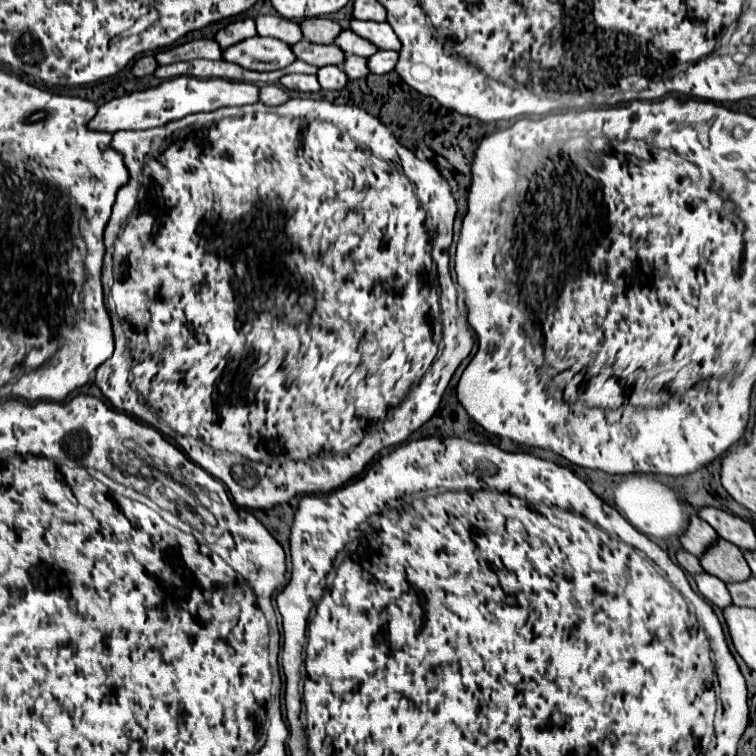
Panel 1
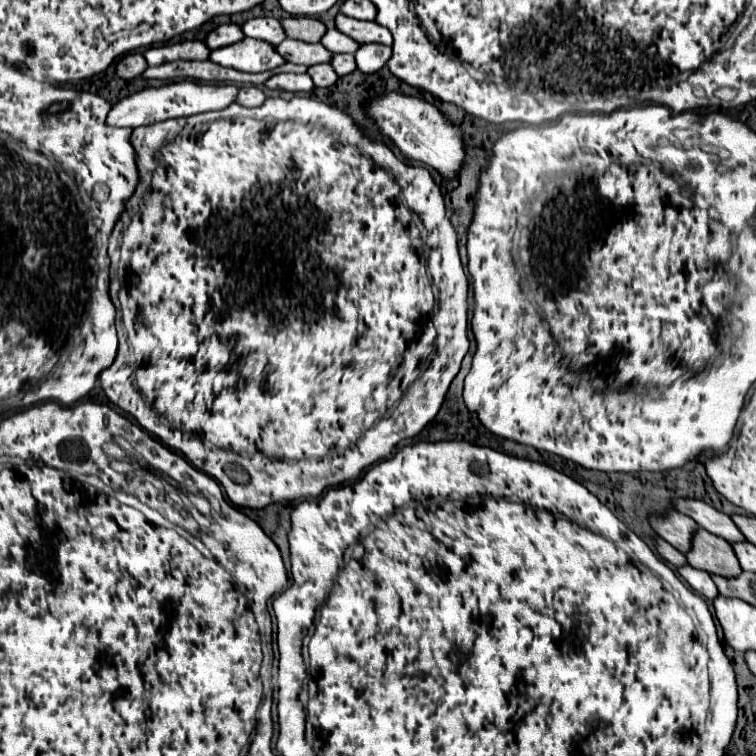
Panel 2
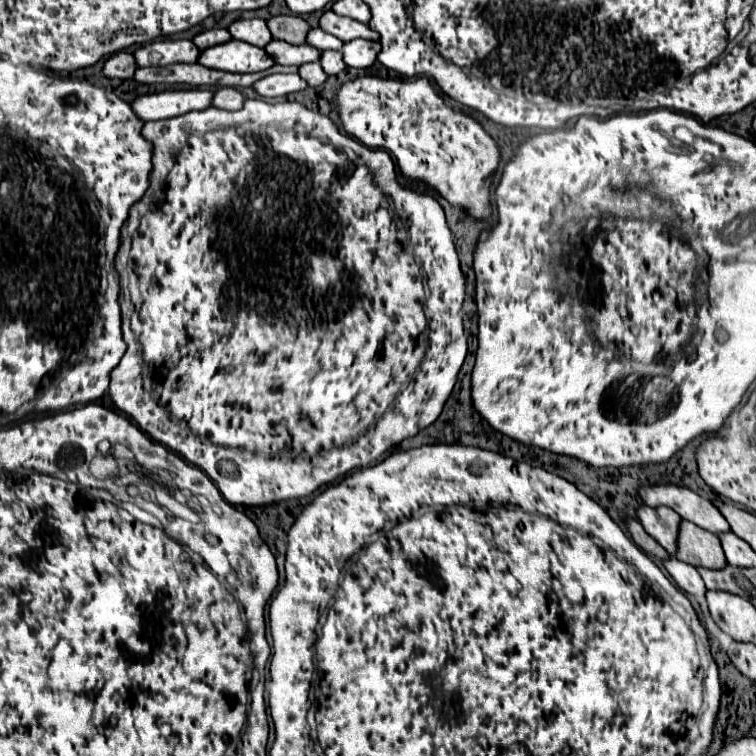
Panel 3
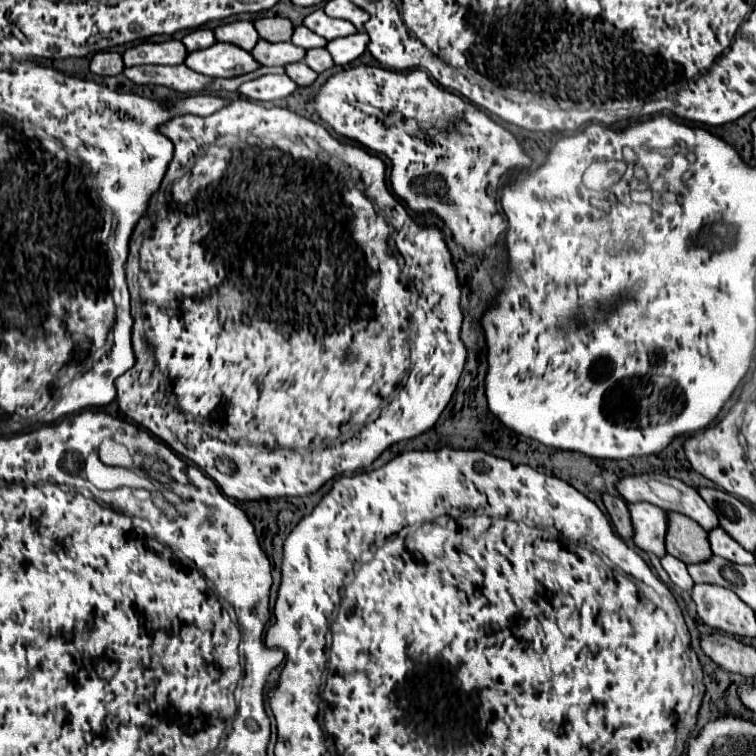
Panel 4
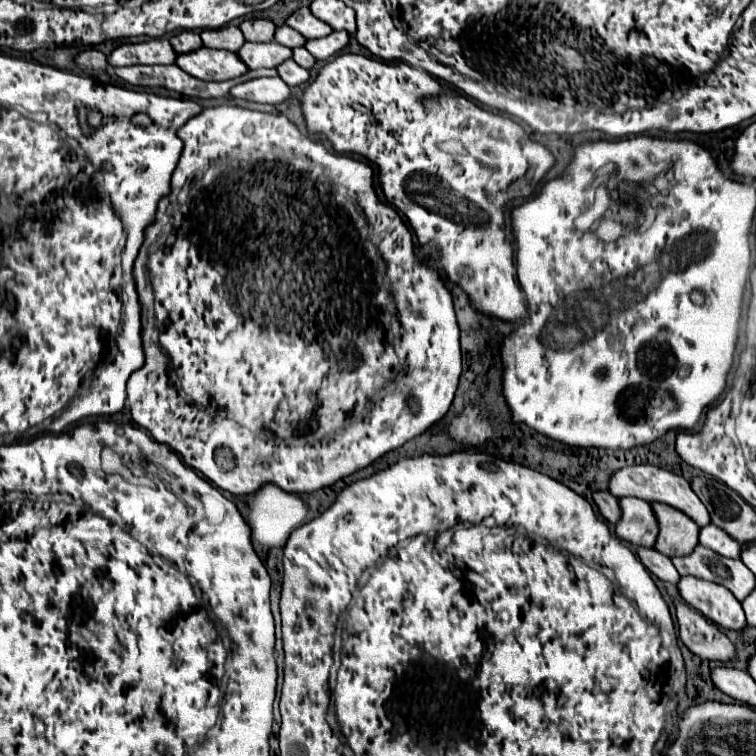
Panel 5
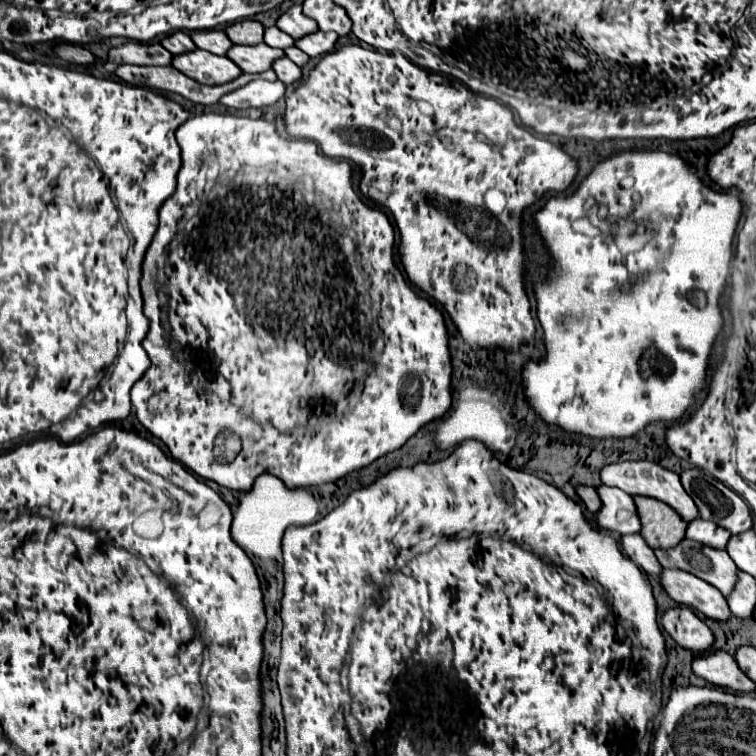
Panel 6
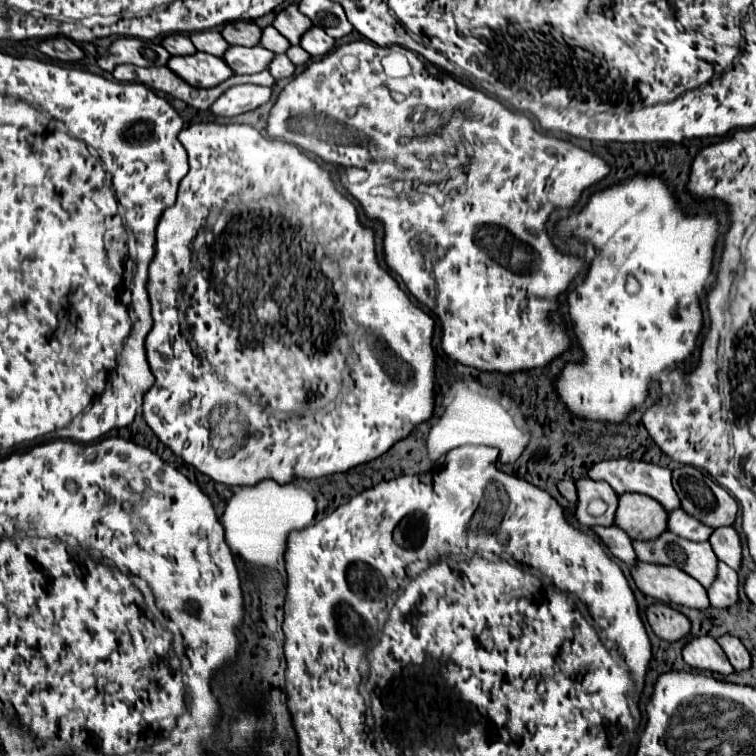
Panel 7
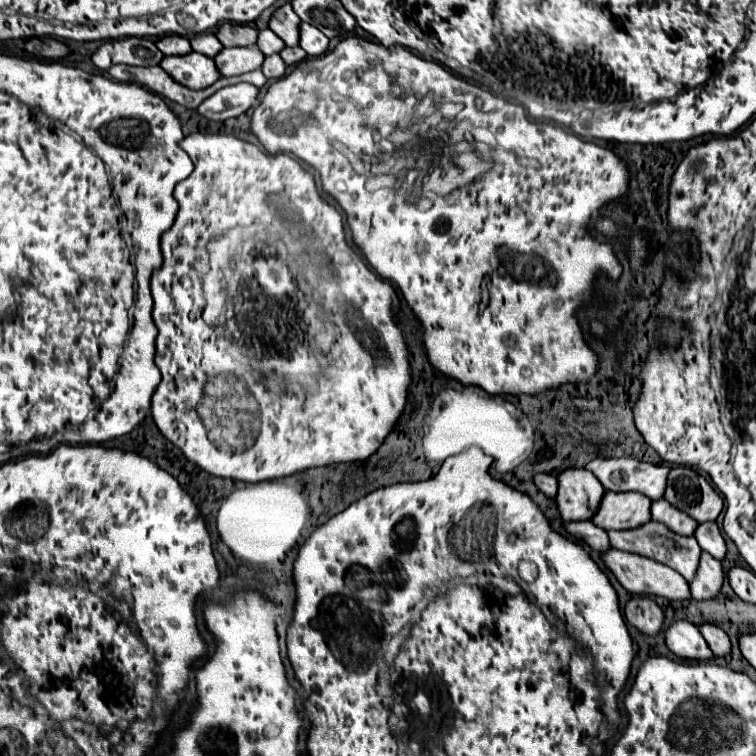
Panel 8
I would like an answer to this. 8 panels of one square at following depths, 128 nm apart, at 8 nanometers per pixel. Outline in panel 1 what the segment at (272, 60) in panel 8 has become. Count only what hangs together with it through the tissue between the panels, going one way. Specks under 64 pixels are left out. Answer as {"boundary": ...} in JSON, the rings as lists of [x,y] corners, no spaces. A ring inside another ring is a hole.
{"boundary":[[[322,66],[316,74],[318,84],[322,86],[322,90],[340,90],[346,86],[348,78],[346,74],[342,74],[340,66]]]}

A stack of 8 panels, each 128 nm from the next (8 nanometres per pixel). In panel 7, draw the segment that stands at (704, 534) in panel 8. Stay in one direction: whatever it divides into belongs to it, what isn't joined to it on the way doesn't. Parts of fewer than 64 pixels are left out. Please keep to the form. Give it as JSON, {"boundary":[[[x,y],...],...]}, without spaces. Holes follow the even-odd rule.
{"boundary":[[[720,526],[714,528],[710,534],[710,546],[714,548],[714,554],[718,560],[726,562],[730,568],[738,570],[740,560],[742,560],[742,546],[740,546],[740,536],[732,526]]]}

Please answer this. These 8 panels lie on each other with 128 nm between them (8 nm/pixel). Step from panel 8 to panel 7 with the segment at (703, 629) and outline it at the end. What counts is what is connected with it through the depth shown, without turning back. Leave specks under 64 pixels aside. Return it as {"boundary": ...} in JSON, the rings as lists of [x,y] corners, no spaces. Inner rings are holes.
{"boundary":[[[724,634],[724,636],[716,638],[716,642],[726,652],[726,656],[730,660],[730,664],[734,666],[734,670],[746,670],[746,668],[750,668],[750,654],[746,652],[746,648],[742,646],[742,642],[736,636]]]}

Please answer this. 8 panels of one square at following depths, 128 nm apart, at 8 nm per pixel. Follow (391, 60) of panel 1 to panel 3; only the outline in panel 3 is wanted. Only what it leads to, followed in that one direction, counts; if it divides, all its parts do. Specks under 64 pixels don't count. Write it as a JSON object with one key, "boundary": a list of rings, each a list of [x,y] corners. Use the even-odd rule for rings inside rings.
{"boundary":[[[352,40],[342,46],[342,60],[350,68],[368,68],[376,62],[378,52],[380,52],[380,42]]]}

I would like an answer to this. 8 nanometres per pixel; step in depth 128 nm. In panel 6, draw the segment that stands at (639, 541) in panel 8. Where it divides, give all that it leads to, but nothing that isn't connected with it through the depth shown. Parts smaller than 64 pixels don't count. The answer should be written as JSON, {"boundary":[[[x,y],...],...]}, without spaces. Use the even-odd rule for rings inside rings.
{"boundary":[[[684,538],[674,548],[668,548],[668,550],[656,548],[654,554],[664,568],[686,570],[702,578],[704,582],[712,584],[714,588],[718,588],[724,596],[730,594],[730,590],[734,588],[738,568],[730,560],[730,556],[726,556],[724,550],[710,548]]]}

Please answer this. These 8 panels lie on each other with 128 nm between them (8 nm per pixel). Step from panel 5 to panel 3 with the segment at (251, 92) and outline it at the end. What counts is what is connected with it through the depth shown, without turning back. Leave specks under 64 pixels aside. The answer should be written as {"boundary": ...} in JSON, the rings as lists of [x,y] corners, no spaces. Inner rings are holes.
{"boundary":[[[270,74],[258,82],[252,84],[254,92],[264,98],[276,98],[276,96],[288,96],[292,92],[300,92],[306,88],[306,82],[298,74]]]}

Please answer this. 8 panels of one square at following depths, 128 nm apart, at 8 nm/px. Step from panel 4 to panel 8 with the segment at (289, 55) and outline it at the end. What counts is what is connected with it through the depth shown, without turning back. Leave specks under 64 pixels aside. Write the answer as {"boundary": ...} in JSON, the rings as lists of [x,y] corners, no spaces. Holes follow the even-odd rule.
{"boundary":[[[256,46],[246,48],[224,48],[214,56],[214,64],[220,72],[220,76],[238,76],[246,74],[250,70],[258,70],[262,66],[264,56],[258,52]]]}

